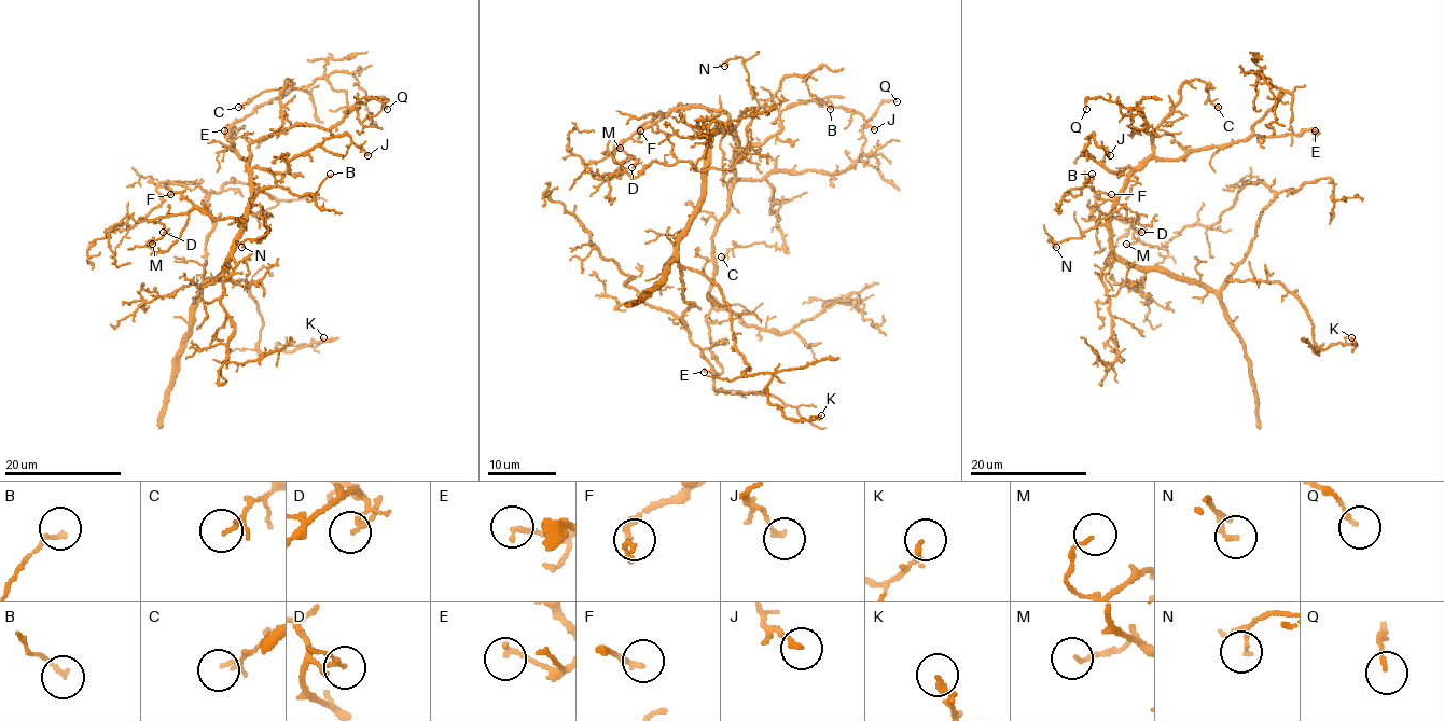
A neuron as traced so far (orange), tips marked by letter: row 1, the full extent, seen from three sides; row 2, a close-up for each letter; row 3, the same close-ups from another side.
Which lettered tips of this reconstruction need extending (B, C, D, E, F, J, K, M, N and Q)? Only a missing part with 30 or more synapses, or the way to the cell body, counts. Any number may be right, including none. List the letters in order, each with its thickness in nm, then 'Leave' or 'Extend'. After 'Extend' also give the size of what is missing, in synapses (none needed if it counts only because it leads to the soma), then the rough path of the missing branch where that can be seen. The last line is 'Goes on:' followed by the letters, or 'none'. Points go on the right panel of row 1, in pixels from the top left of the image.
B: Thickness 140 nm. Leave
C: Thickness 90 nm. Leave
D: Thickness 120 nm. Leave
E: Thickness 170 nm. Leave
F: Thickness 200 nm. Leave
J: Thickness 170 nm. Leave
K: Thickness 170 nm. Leave
M: Thickness 110 nm. Leave
N: Thickness 150 nm. Leave
Q: Thickness 120 nm. Leave
Goes on: none

